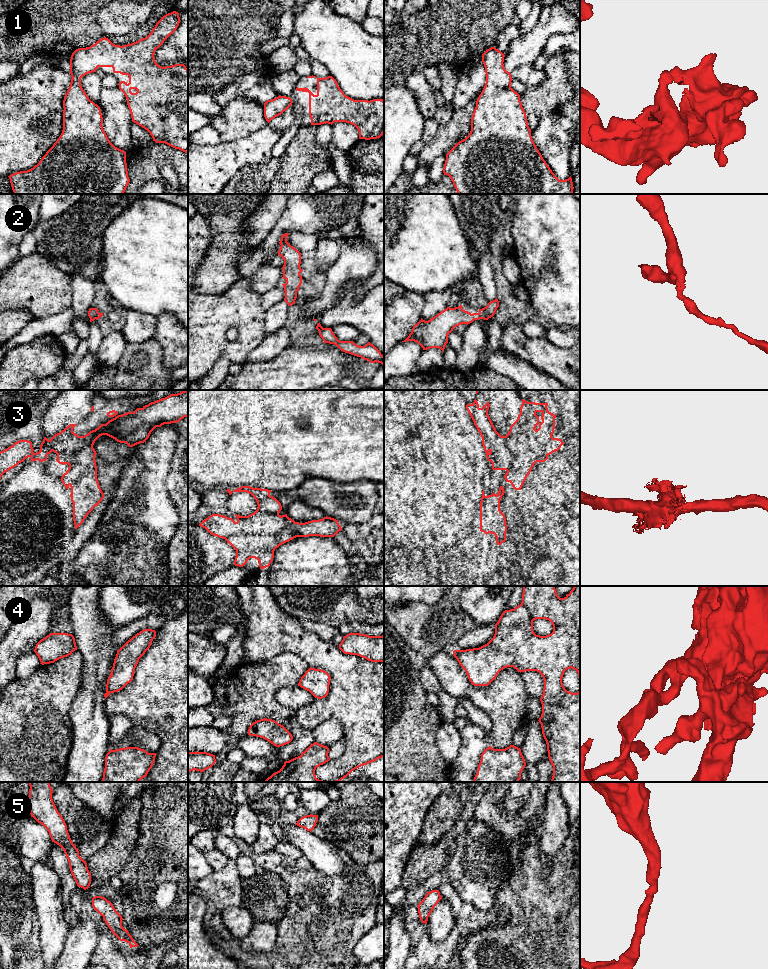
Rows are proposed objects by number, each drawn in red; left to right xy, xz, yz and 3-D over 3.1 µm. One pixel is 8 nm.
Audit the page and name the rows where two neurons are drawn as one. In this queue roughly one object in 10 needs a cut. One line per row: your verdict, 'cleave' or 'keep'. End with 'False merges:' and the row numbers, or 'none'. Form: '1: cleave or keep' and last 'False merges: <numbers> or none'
1: keep
2: keep
3: keep
4: keep
5: keep
False merges: none

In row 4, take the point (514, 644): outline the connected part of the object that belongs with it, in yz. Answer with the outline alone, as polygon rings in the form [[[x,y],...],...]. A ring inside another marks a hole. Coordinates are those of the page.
[[[523,586],[521,604],[501,614],[495,624],[495,634],[487,644],[479,648],[454,650],[453,655],[474,686],[488,686],[507,667],[513,667],[520,673],[539,672],[544,680],[544,689],[540,698],[542,714],[538,721],[553,766],[551,782],[580,782],[580,689],[577,693],[572,693],[562,683],[564,672],[570,668],[577,671],[580,681],[580,586],[574,586],[564,598],[557,595],[555,586]],[[536,619],[549,620],[553,625],[553,632],[546,636],[536,635],[533,631],[533,621]]]

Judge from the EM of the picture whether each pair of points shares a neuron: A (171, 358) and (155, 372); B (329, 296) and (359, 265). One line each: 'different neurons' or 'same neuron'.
A: different neurons
B: same neuron

